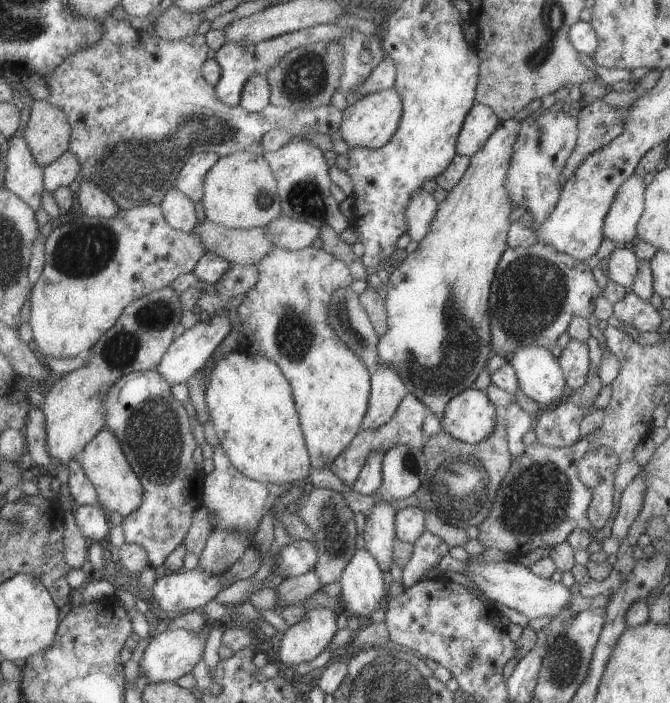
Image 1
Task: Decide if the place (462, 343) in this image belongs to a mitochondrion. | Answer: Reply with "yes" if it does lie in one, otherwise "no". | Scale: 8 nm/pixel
no

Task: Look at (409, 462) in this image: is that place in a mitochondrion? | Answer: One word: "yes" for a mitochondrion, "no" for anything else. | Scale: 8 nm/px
yes

